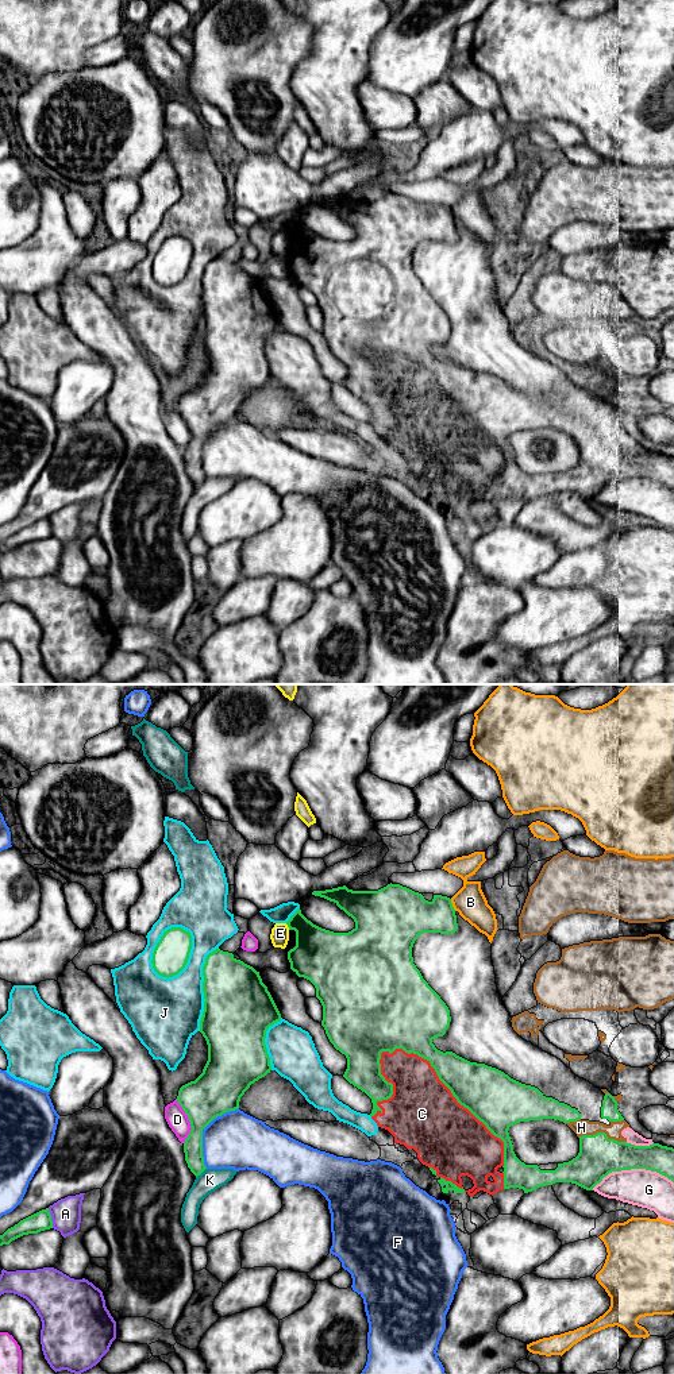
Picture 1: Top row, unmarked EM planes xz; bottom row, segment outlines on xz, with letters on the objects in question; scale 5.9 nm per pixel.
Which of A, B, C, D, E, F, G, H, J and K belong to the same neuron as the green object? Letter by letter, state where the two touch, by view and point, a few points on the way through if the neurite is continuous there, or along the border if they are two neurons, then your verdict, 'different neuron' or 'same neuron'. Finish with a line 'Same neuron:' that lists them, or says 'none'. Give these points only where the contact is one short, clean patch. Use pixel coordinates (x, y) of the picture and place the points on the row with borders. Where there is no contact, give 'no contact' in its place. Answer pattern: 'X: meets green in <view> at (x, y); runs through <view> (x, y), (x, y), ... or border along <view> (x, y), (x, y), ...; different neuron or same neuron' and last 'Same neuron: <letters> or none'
A: meets green in xz at (50, 1218); different neuron
B: meets green in xz at (451, 904); different neuron
C: meets green in xz at (451, 1092); same neuron
D: meets green in xz at (189, 1120); different neuron
E: meets green in xz at (288, 926); different neuron
F: meets green in xz at (201, 1131); different neuron
G: meets green in xz at (632, 1168); different neuron
H: meets green in xz at (603, 1133); different neuron
J: meets green in xz at (156, 948); different neuron
K: meets green in xz at (200, 1173); different neuron
Same neuron: C

